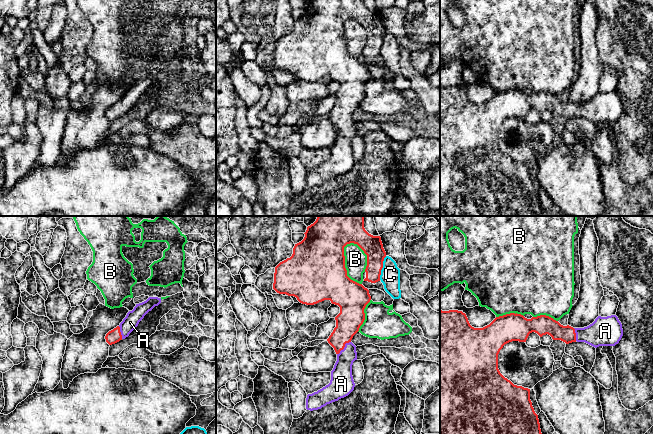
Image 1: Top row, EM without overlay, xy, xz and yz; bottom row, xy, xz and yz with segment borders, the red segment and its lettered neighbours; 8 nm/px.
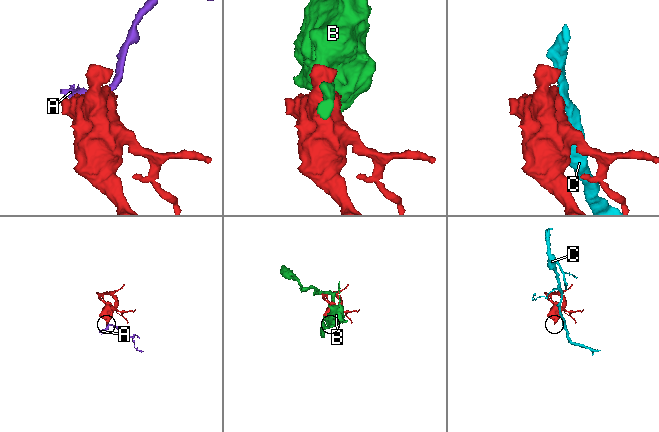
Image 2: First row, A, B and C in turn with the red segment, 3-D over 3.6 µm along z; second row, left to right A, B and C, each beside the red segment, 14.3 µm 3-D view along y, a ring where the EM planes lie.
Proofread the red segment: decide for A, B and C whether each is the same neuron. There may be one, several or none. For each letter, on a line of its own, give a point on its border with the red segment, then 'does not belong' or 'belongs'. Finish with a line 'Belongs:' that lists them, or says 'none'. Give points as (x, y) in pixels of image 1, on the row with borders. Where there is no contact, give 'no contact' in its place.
A: meets red in xz at (344, 346); belongs
B: meets red in xz at (344, 265); does not belong
C: meets red in xz at (382, 267); does not belong
Belongs: A

